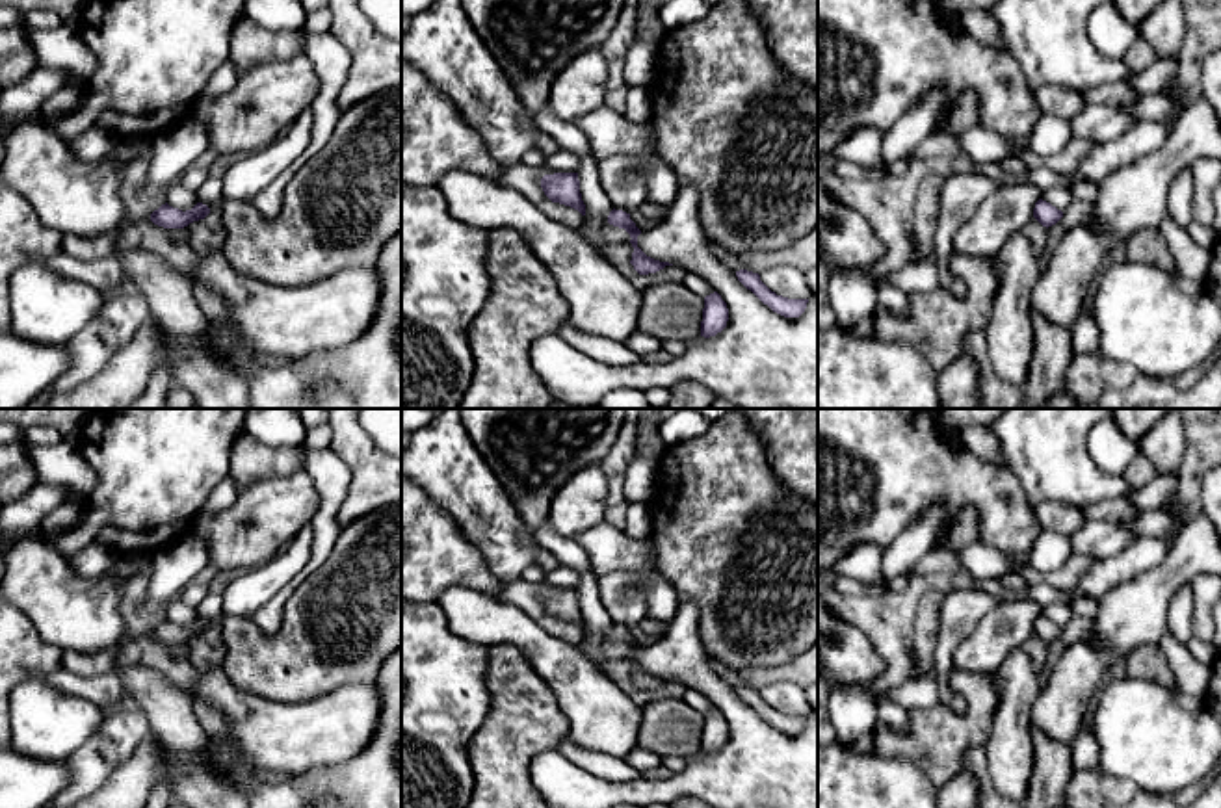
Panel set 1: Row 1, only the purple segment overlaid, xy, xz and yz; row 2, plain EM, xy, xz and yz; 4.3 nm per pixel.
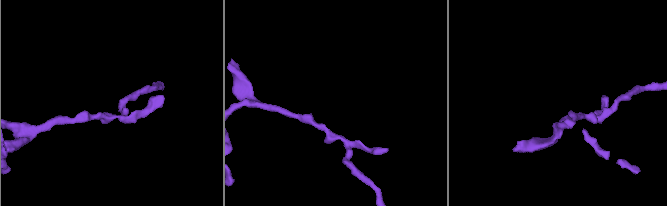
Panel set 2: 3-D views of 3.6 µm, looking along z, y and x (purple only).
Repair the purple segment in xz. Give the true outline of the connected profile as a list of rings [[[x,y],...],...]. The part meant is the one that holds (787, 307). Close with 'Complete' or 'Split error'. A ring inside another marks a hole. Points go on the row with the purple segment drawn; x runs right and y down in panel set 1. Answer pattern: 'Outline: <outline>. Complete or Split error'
Outline: [[[740,269],[736,271],[738,280],[751,290],[764,305],[768,305],[773,312],[784,318],[799,318],[808,299],[788,299],[771,292],[762,280],[758,273]]]. Complete

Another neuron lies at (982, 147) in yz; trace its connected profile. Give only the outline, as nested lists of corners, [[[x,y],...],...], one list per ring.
[[[979,126],[968,128],[961,136],[961,145],[974,167],[998,165],[1018,154],[1018,149],[1013,141]]]

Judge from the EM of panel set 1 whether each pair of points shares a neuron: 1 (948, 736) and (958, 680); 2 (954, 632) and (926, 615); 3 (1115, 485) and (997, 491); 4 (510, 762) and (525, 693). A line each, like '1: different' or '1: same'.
1: same
2: different
3: different
4: same

